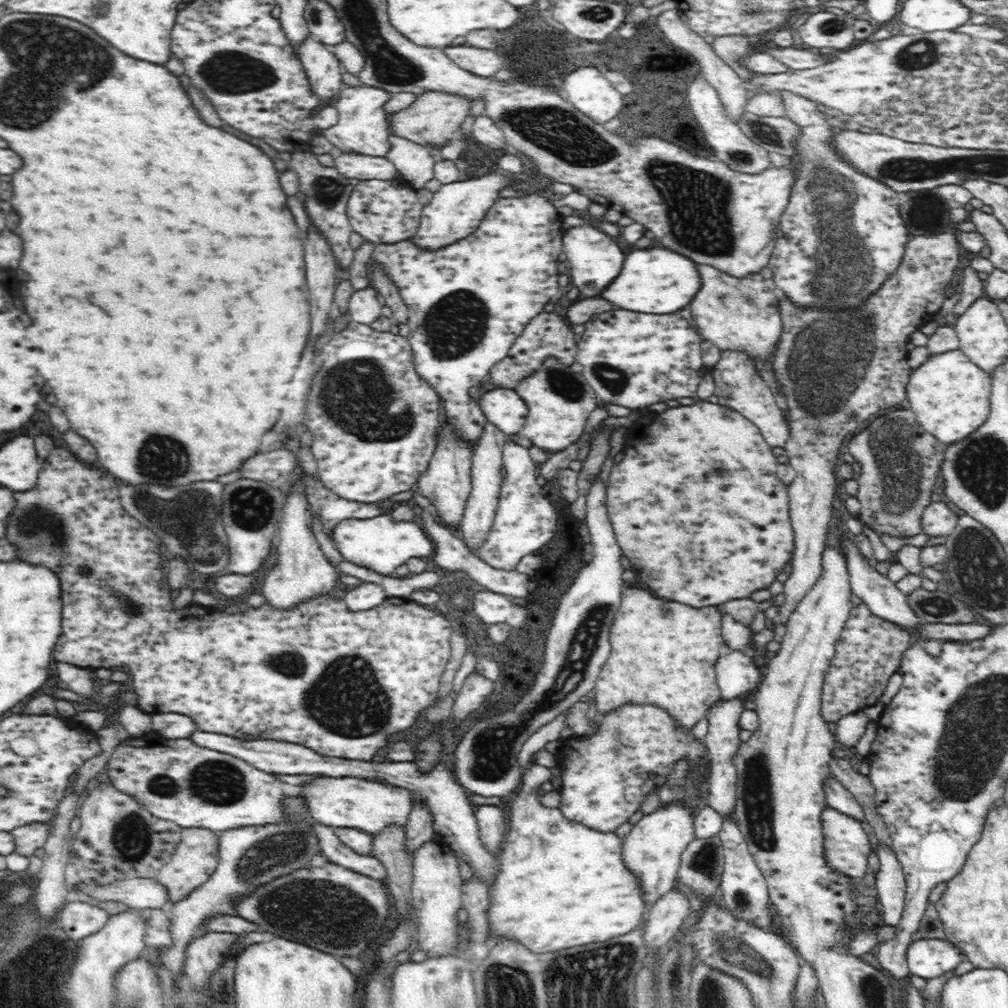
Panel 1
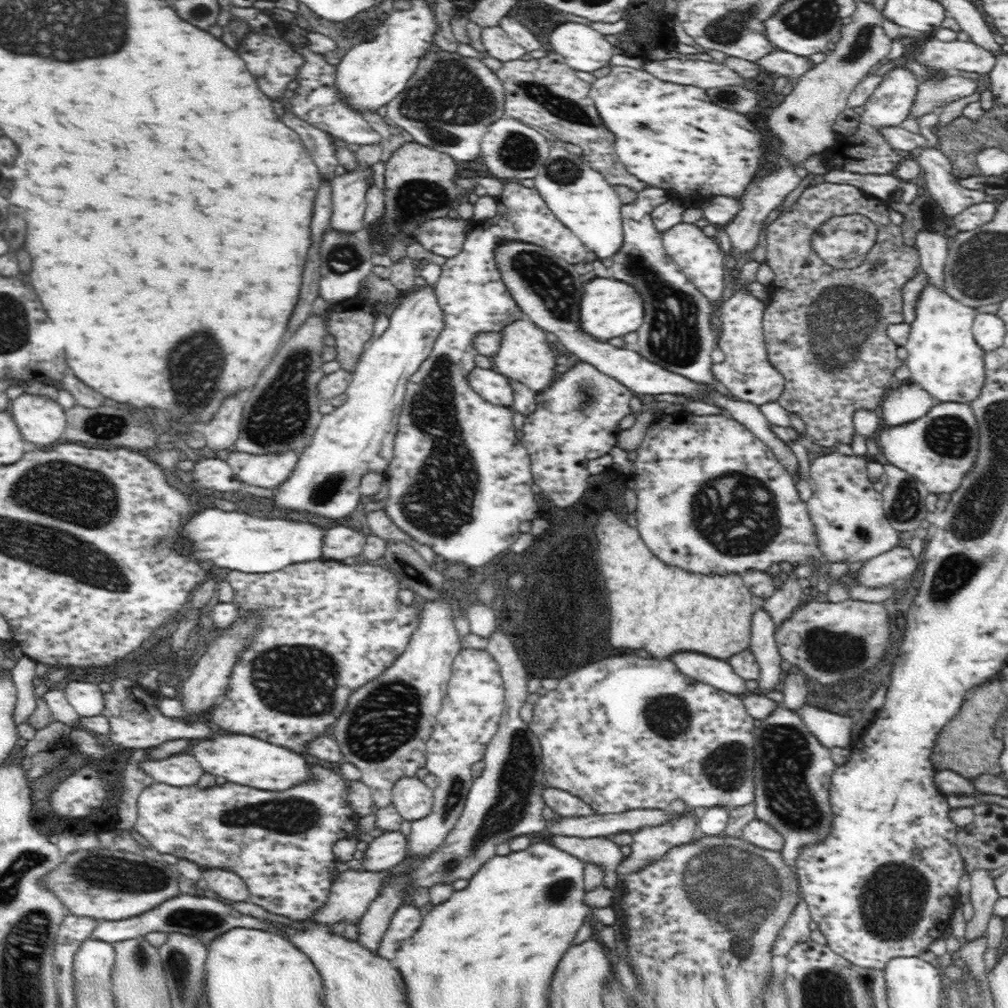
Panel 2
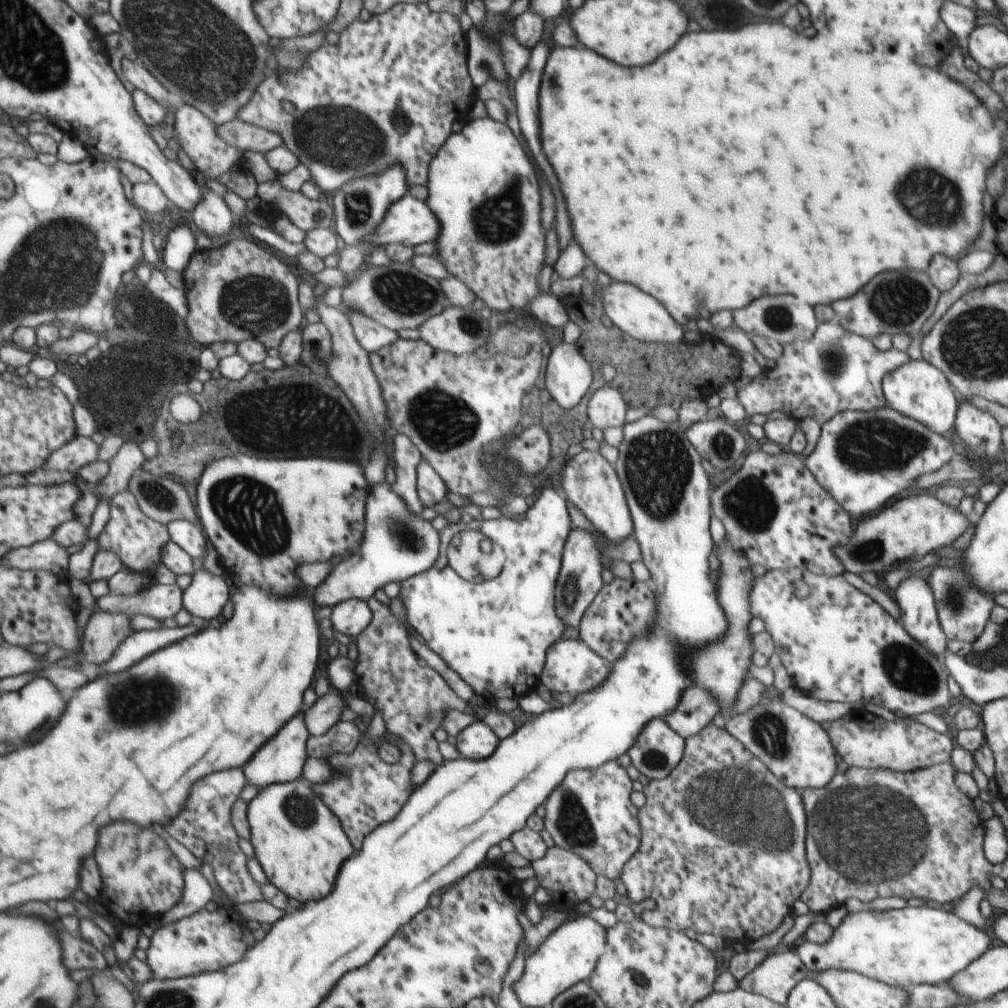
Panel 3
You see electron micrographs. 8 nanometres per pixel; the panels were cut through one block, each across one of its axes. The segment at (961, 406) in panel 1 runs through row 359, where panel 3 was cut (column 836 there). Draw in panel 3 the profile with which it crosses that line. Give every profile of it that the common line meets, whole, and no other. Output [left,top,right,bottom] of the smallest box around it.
[795,904,991,990]

